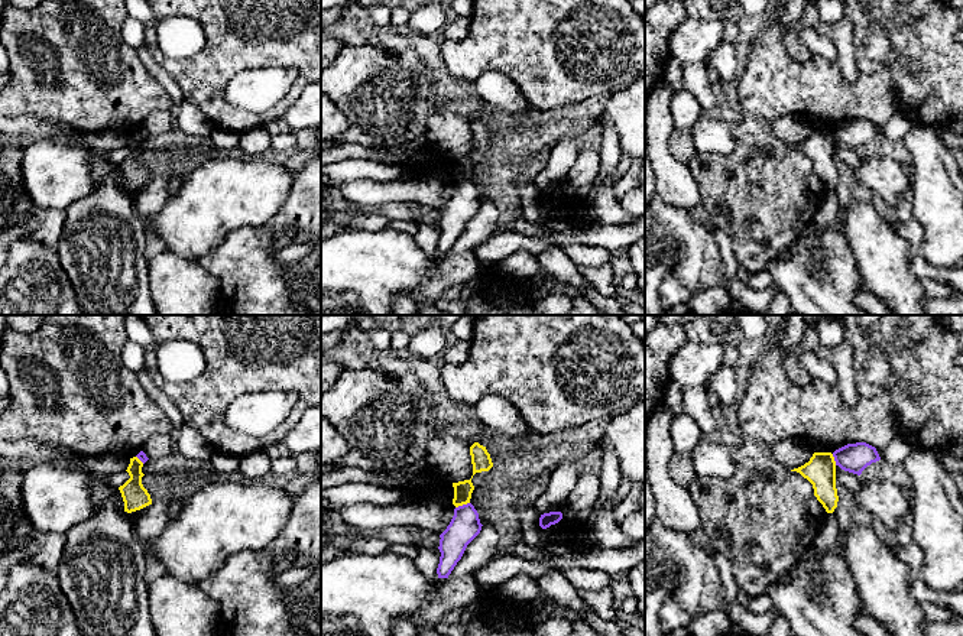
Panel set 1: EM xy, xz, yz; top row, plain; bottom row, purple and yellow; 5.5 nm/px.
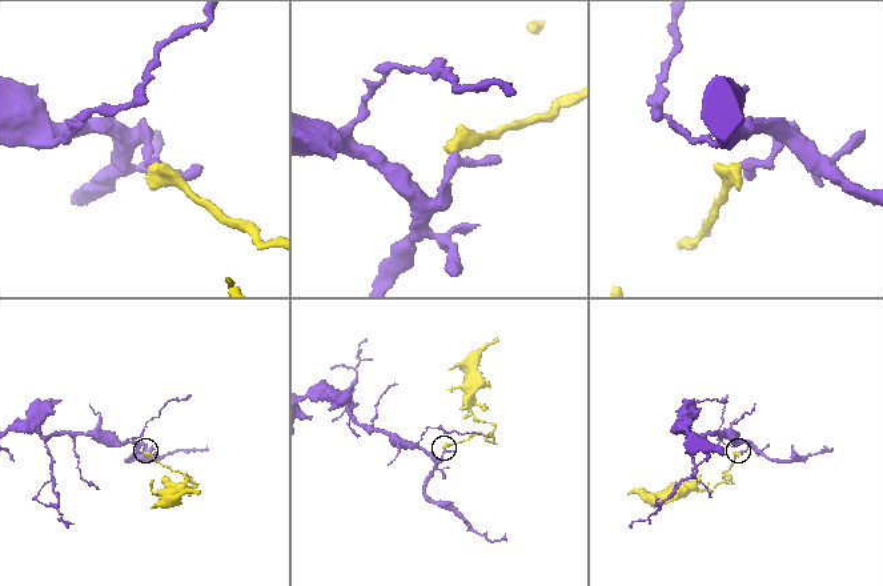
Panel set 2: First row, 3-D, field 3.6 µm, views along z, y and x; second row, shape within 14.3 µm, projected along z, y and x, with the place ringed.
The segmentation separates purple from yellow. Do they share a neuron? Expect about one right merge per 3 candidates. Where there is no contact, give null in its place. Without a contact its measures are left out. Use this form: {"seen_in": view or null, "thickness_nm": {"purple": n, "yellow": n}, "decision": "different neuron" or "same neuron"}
{"seen_in": "xz", "thickness_nm": {"purple": 170, "yellow": 100}, "decision": "different neuron"}

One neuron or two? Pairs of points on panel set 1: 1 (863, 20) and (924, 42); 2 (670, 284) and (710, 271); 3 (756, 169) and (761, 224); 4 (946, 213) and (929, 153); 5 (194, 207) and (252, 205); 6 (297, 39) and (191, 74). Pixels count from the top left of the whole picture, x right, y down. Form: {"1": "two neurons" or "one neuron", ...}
{"1": "one neuron", "2": "two neurons", "3": "one neuron", "4": "one neuron", "5": "one neuron", "6": "one neuron"}

